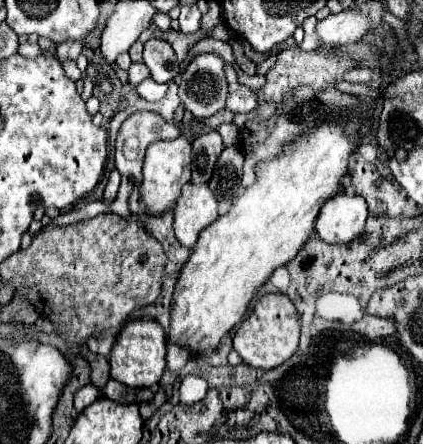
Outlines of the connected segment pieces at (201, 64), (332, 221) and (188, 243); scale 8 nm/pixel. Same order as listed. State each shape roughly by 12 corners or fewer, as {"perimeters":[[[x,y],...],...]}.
{"perimeters":[[[193,57],[179,97],[199,121],[223,109],[221,57]],[[339,193],[317,217],[317,235],[349,245],[365,233],[367,203]],[[187,183],[177,199],[173,231],[193,249],[219,217],[207,185]]]}

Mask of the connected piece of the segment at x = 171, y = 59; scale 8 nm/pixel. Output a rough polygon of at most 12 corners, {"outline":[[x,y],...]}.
{"outline":[[149,39],[143,63],[157,83],[179,75],[173,47],[163,39]]}

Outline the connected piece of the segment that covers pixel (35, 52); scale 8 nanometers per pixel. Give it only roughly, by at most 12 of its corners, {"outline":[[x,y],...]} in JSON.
{"outline":[[37,43],[19,44],[18,53],[26,58],[44,55]]}

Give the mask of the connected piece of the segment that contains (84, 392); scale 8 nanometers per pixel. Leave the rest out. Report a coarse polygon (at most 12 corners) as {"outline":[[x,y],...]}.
{"outline":[[89,383],[75,393],[75,409],[81,413],[97,399],[101,389]]}

